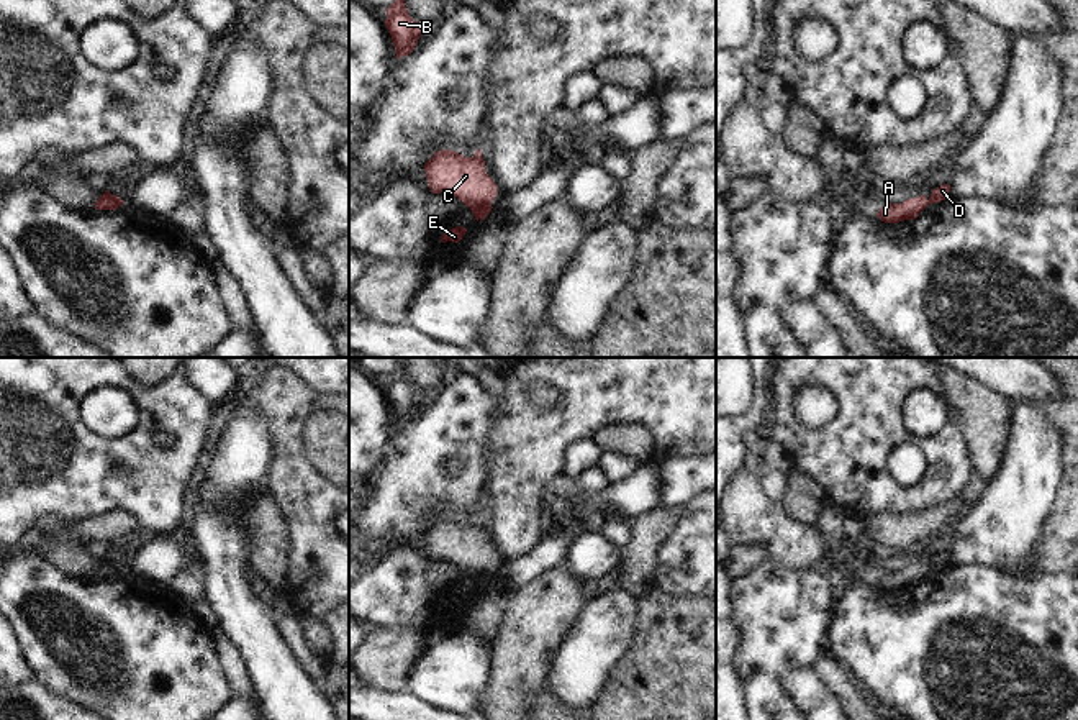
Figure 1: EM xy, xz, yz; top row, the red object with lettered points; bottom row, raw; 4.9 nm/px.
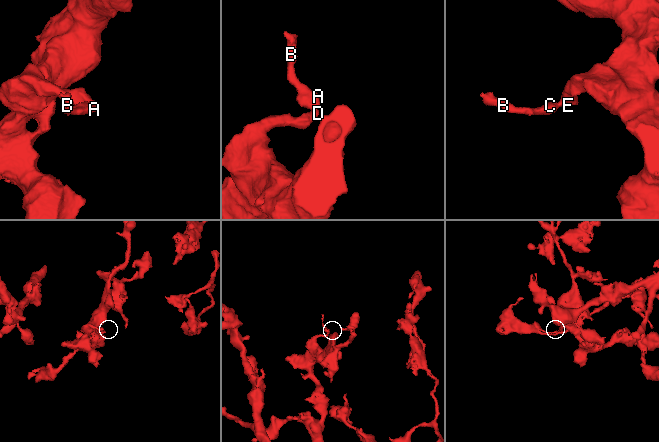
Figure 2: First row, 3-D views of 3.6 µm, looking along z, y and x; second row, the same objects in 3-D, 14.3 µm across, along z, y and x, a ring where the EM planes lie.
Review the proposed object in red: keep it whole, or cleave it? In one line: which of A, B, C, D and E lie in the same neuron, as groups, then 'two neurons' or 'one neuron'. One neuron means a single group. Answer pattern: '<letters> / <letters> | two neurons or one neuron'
A B C / D E | two neurons

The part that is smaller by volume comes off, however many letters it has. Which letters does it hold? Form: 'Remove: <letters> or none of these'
Remove: A, B, C

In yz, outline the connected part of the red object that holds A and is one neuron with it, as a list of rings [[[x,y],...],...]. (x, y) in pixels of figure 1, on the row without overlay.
[[[924,563],[904,567],[903,571],[885,571],[876,584],[885,590],[899,590],[916,587],[917,582],[929,572]]]

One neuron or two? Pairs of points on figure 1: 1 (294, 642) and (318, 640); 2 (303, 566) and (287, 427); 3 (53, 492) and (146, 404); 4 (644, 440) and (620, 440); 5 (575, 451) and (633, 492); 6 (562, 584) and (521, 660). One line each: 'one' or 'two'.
1: two
2: one
3: one
4: one
5: two
6: one

